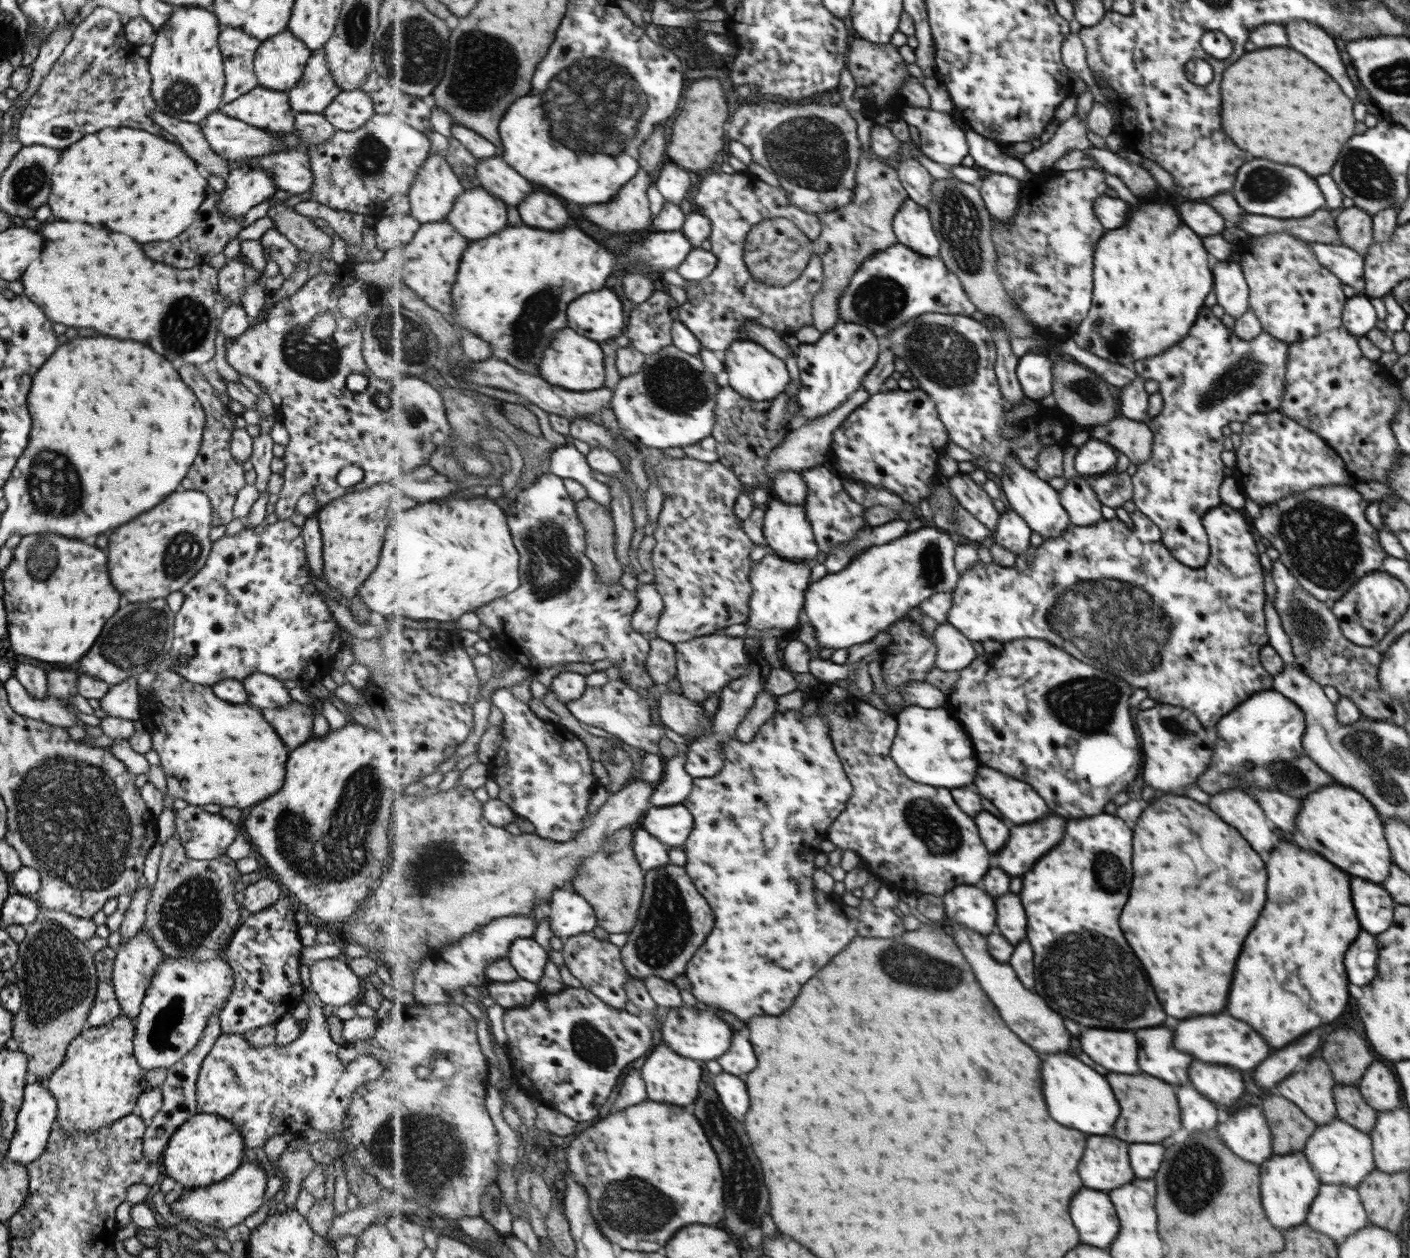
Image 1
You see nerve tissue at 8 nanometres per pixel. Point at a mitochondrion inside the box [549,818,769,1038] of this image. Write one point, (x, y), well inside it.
(668, 928)

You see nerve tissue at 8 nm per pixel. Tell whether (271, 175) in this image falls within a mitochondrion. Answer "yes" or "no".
no

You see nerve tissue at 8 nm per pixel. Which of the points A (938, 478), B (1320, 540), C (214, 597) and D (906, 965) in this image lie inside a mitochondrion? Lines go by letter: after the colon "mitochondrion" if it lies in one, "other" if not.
A: other
B: mitochondrion
C: other
D: mitochondrion

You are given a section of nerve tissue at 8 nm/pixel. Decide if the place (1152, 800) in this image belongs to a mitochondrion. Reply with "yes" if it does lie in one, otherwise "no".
no

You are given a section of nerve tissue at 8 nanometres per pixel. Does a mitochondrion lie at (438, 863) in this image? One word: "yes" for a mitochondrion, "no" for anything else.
yes

